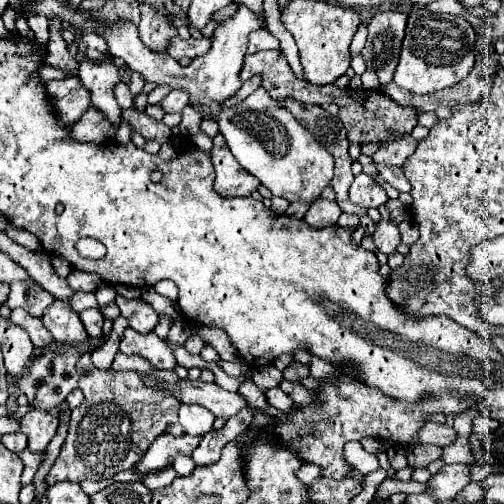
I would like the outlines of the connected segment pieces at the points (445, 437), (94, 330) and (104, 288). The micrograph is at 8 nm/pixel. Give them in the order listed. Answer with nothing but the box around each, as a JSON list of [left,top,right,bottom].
[[420,422,456,448],[80,309,104,339],[96,283,116,307]]

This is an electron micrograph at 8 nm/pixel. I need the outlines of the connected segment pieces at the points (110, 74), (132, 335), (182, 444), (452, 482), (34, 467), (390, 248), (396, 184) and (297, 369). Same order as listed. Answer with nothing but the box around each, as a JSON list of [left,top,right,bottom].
[[78,53,122,125],[120,329,176,369],[134,435,200,475],[428,465,470,503],[20,449,44,485],[374,219,400,255],[378,165,410,193],[282,361,310,381]]

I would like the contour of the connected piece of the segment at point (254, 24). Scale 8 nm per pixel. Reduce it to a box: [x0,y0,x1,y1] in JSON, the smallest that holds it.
[70,3,264,113]

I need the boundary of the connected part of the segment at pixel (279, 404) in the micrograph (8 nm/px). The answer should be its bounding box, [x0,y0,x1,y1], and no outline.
[266,387,292,411]

